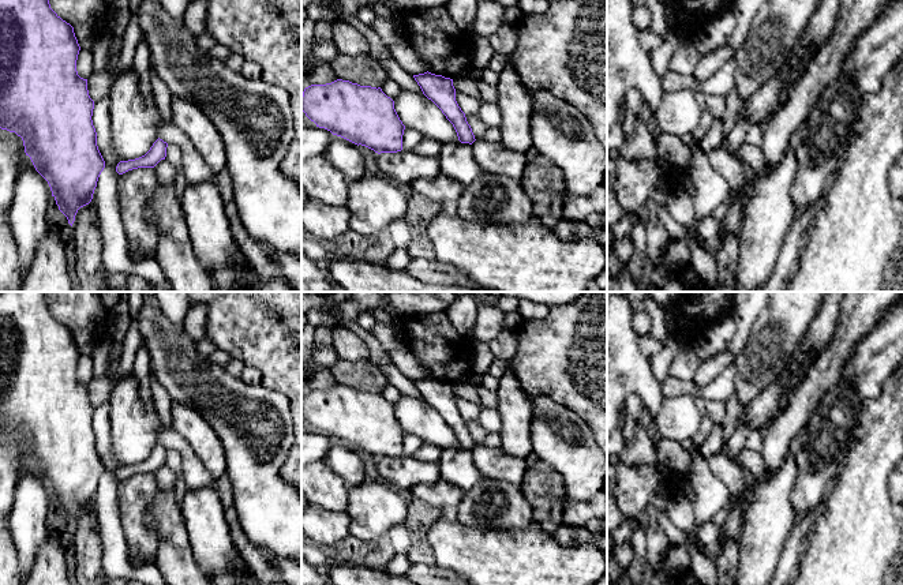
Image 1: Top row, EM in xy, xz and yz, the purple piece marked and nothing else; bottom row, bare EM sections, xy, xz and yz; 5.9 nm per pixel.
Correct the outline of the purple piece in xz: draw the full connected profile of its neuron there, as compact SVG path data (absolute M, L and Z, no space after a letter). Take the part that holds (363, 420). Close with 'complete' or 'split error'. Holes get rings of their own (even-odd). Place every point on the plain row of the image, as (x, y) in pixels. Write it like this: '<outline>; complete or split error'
M342 385L311 390L303 397L301 416L316 432L378 460L402 455L405 431L381 393Z; complete

